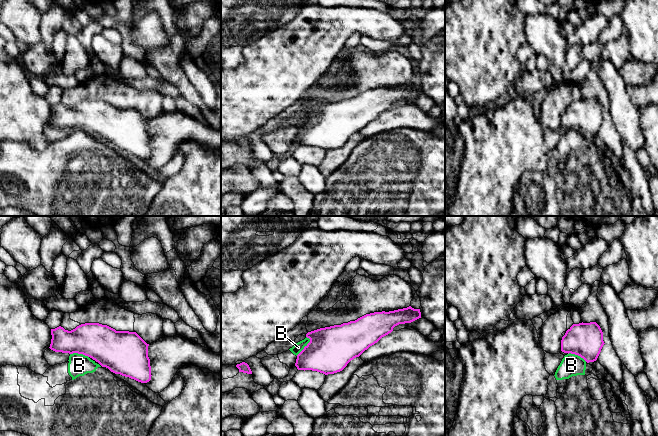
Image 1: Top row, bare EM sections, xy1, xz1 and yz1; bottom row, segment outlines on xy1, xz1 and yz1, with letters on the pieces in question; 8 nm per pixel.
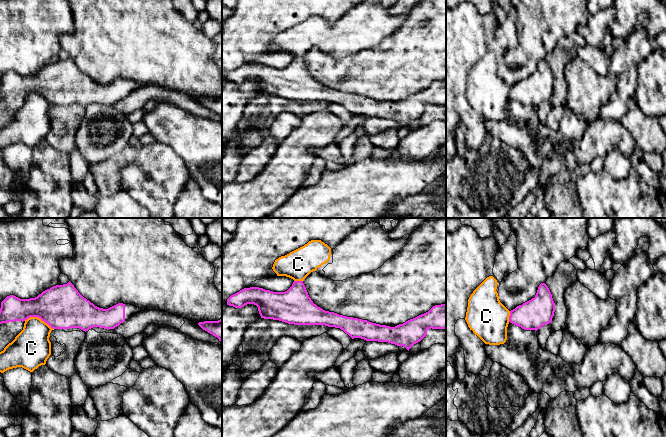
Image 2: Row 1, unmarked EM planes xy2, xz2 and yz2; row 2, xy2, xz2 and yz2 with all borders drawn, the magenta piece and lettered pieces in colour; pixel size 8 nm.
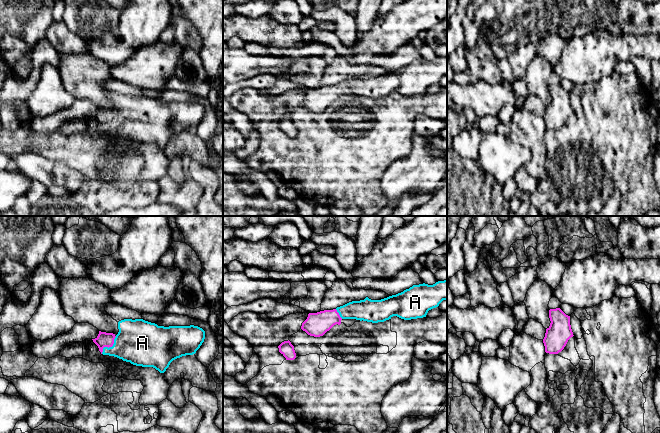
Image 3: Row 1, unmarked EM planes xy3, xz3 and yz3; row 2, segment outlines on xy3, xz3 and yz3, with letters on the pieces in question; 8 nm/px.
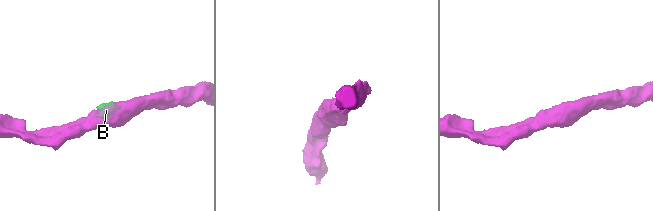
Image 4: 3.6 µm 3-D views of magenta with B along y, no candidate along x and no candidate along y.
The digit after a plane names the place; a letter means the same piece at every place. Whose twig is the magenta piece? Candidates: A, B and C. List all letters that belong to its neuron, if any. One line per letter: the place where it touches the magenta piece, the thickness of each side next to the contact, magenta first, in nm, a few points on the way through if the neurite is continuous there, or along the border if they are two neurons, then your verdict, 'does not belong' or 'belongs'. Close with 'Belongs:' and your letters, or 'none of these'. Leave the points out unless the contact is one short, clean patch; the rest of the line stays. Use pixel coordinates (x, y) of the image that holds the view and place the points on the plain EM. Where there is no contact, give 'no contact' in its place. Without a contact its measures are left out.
A: contact xy3 (109, 122); calibres 120 and 360 nm; way xy3 (104, 115), (109, 122), (139, 118); belongs
B: contact xz1 (305, 122); calibres 360 and 80 nm; border xz1 (308, 113), (309, 117), (296, 131); does not belong
C: contact xy2 (39, 93); calibres 360 and 300 nm; does not belong
Belongs: A

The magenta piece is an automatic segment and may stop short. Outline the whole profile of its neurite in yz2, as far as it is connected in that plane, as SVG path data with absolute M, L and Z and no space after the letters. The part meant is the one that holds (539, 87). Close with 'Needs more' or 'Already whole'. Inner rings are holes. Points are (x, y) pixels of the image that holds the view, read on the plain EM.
M541 59L534 74L510 87L509 98L524 106L537 107L551 99L554 88L552 70L548 62Z. Already whole

